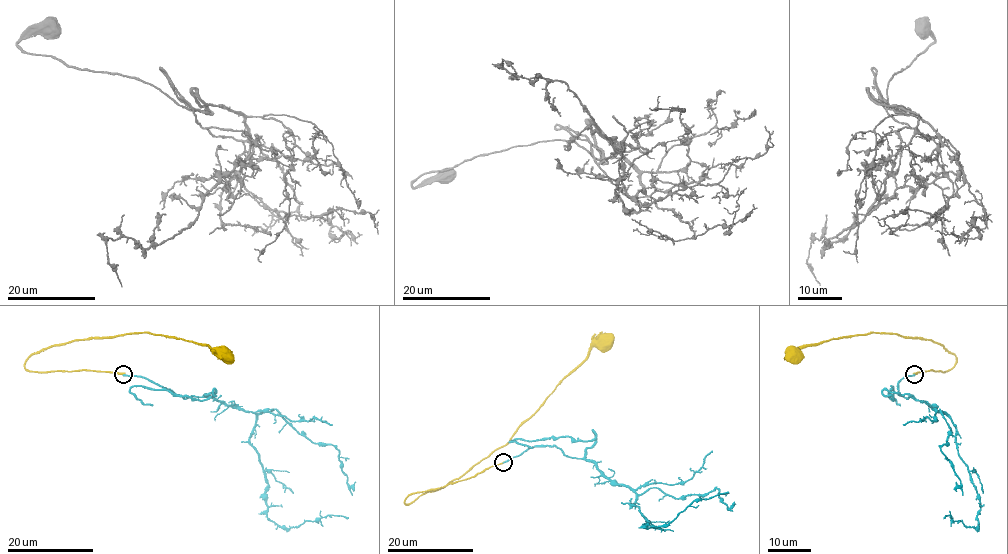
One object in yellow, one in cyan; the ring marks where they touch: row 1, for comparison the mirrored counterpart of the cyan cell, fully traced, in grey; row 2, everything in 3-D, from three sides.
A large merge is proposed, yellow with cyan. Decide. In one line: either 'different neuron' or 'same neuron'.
different neuron

